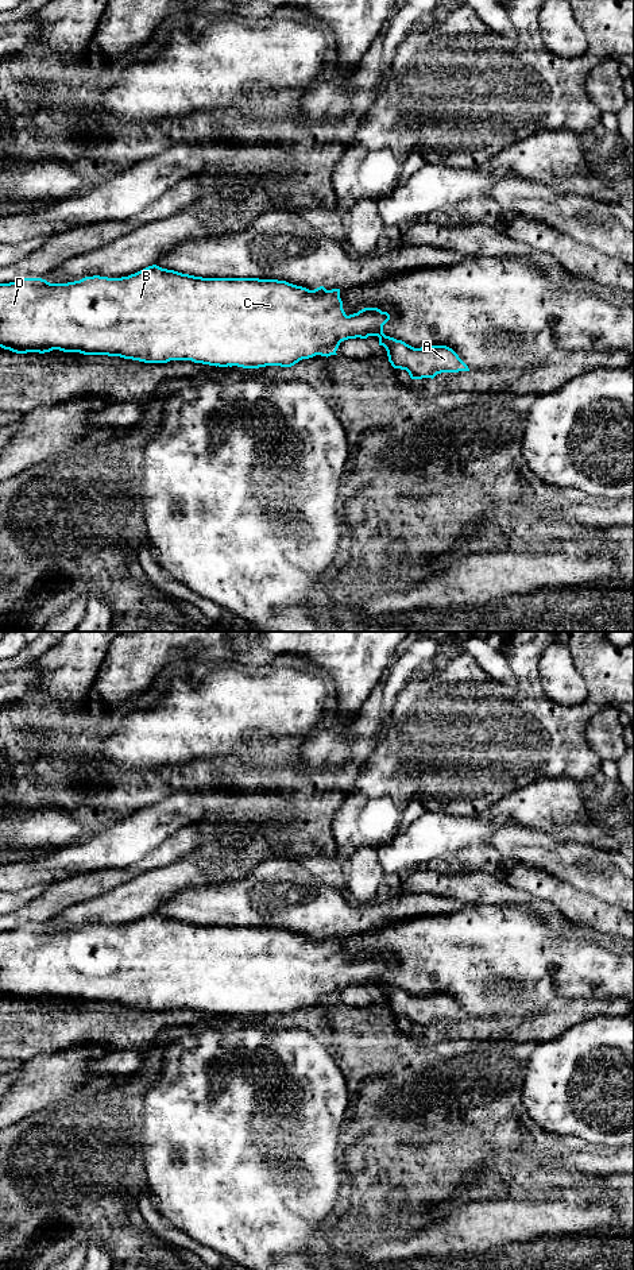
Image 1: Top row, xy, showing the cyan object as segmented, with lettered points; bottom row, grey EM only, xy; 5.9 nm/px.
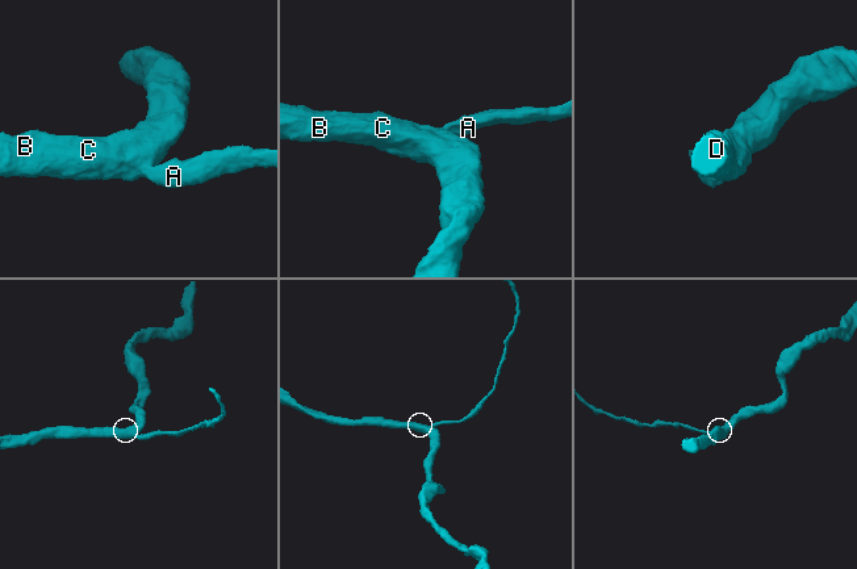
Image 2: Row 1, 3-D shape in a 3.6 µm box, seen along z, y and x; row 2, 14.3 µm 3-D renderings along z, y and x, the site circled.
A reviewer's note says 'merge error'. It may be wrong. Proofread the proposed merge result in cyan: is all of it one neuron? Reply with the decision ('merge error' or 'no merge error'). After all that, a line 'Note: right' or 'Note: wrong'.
no merge error
Note: wrong

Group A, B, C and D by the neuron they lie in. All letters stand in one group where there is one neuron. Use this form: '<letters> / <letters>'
A B C D

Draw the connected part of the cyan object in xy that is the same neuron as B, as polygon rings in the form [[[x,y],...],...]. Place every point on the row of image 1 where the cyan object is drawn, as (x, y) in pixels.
[[[148,266],[121,278],[85,277],[67,283],[50,283],[42,278],[23,278],[0,283],[0,347],[16,354],[80,352],[84,355],[108,355],[144,363],[192,360],[219,367],[259,368],[266,366],[291,367],[302,359],[316,355],[337,355],[341,341],[378,336],[379,346],[387,351],[394,368],[406,370],[411,379],[434,378],[441,372],[469,371],[459,355],[446,346],[414,348],[402,340],[386,336],[383,325],[390,320],[387,312],[364,308],[347,316],[340,289],[320,286],[309,290],[278,279],[259,278],[202,278]]]

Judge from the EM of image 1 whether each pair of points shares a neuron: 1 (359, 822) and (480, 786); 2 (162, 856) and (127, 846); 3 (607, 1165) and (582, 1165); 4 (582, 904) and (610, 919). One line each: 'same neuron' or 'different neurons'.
1: same neuron
2: different neurons
3: same neuron
4: same neuron

